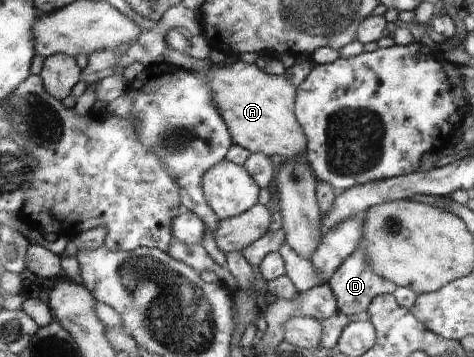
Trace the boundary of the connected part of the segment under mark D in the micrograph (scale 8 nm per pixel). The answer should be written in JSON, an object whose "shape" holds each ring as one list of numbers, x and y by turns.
{"shape":[[358,250,336,269,327,283,336,298,339,313,346,316,366,313,377,296,392,294,397,287,394,282,372,273,364,253]]}

